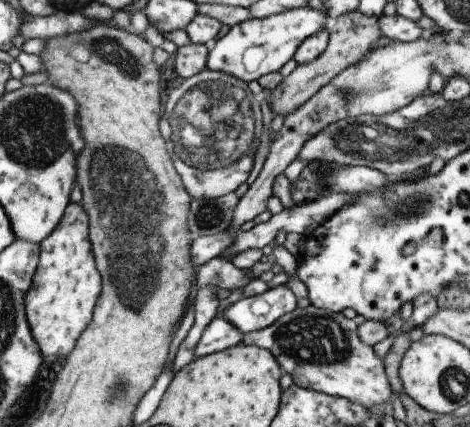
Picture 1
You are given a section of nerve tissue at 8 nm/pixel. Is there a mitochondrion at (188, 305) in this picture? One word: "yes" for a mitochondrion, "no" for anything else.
no

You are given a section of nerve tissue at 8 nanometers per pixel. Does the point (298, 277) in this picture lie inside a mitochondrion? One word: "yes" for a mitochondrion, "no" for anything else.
no

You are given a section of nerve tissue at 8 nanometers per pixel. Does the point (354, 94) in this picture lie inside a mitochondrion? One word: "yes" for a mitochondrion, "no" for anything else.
yes

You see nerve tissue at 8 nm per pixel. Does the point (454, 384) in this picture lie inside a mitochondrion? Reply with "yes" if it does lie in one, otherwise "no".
yes

